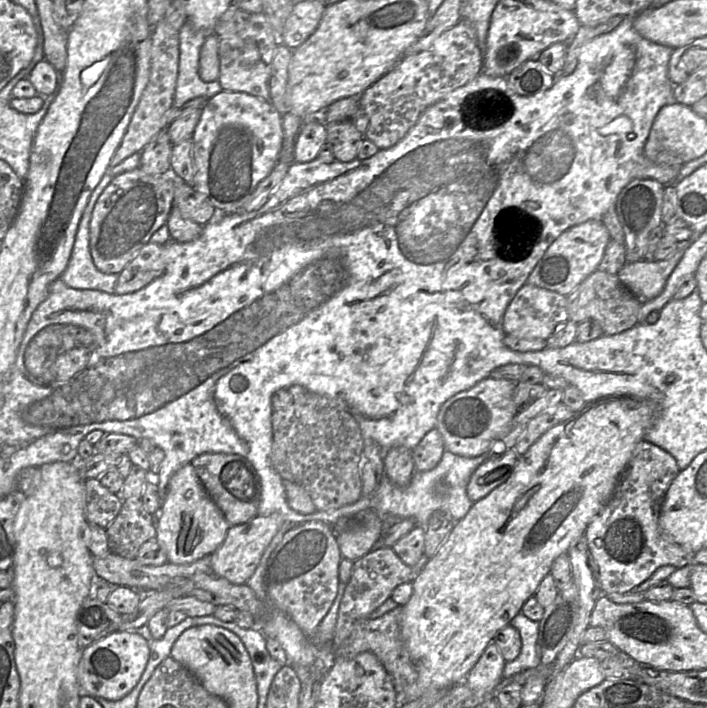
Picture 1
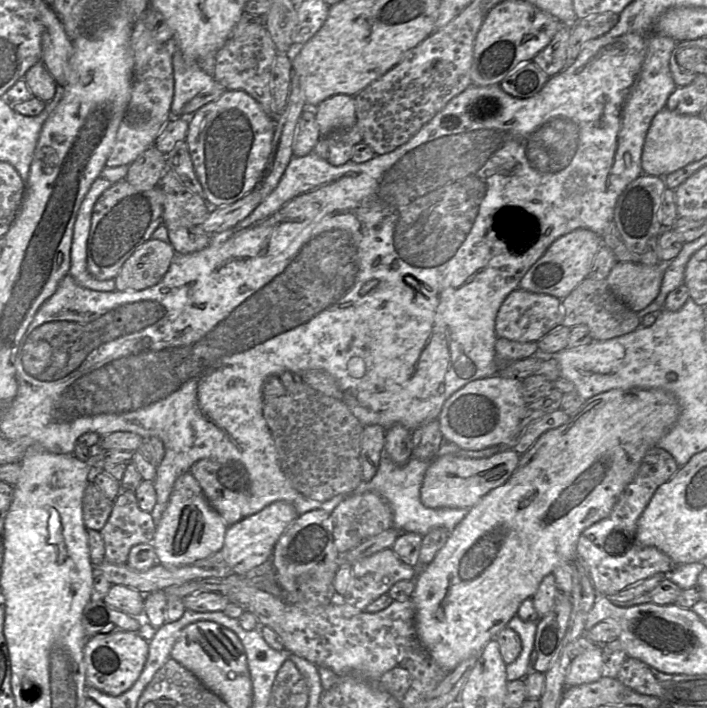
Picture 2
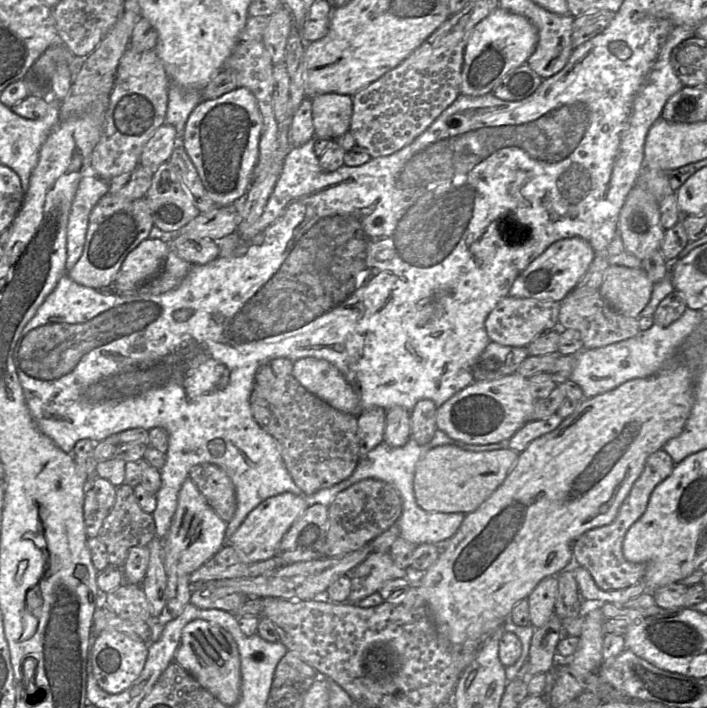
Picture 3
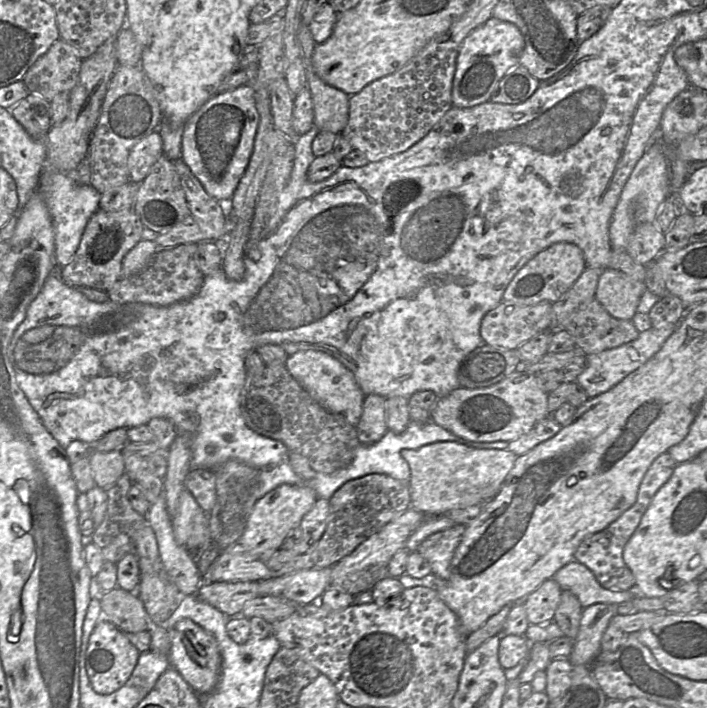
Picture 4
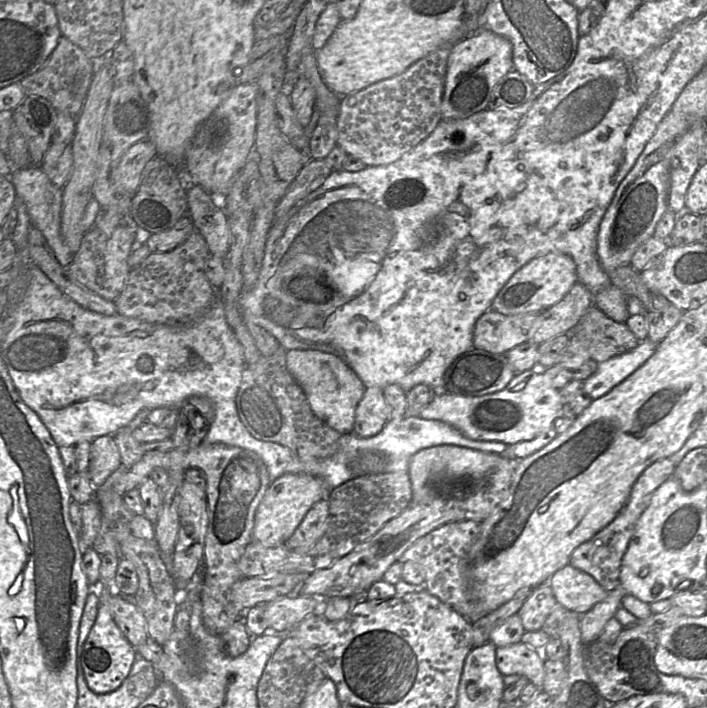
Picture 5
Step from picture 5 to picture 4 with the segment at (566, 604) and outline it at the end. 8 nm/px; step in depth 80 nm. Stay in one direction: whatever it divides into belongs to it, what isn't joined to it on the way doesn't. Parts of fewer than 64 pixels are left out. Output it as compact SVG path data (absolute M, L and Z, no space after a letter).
M575 560L559 569L553 579L562 590L574 594L583 608L596 603L619 606L631 601L637 595L635 589L618 591L603 588L594 574L586 566Z

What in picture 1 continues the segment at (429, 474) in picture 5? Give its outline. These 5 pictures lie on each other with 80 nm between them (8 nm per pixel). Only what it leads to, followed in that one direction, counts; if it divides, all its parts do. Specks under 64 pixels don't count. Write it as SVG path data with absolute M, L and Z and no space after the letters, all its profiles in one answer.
M512 448L499 457L480 464L472 474L467 486L467 495L470 500L475 503L504 483L513 473L520 457Z

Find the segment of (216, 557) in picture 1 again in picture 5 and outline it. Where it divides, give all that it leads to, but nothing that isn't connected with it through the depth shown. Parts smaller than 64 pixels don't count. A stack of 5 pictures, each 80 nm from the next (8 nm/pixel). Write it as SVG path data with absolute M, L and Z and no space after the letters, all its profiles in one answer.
M287 473L273 481L258 506L253 541L267 547L285 544L294 534L307 512L330 494L328 486L318 477L305 473Z

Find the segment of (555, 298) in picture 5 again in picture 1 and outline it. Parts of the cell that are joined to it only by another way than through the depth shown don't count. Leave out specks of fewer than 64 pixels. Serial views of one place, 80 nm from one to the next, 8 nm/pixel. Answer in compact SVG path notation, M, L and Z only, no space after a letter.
M588 220L564 231L545 251L527 283L569 296L589 275L598 269L611 237L601 220Z

